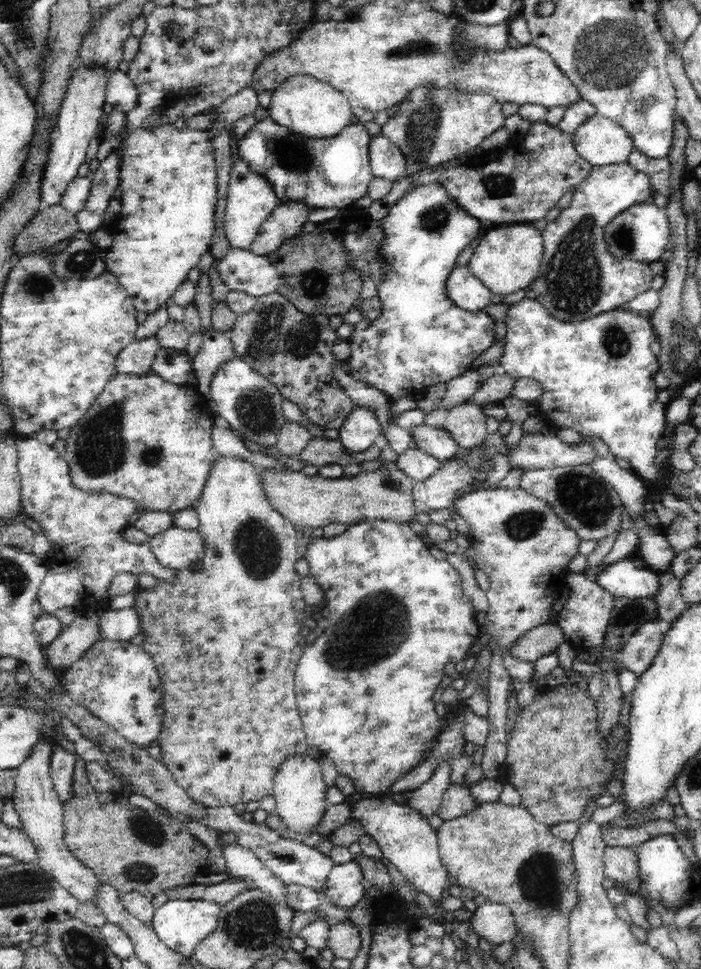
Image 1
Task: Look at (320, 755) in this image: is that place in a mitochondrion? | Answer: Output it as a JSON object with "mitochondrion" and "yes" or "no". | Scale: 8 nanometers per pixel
{"mitochondrion":"no"}

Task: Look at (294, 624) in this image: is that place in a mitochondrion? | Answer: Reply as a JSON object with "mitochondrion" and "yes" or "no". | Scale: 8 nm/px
{"mitochondrion":"no"}

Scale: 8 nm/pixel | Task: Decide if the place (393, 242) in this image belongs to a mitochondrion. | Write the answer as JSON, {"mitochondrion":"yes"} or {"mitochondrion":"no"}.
{"mitochondrion":"no"}

